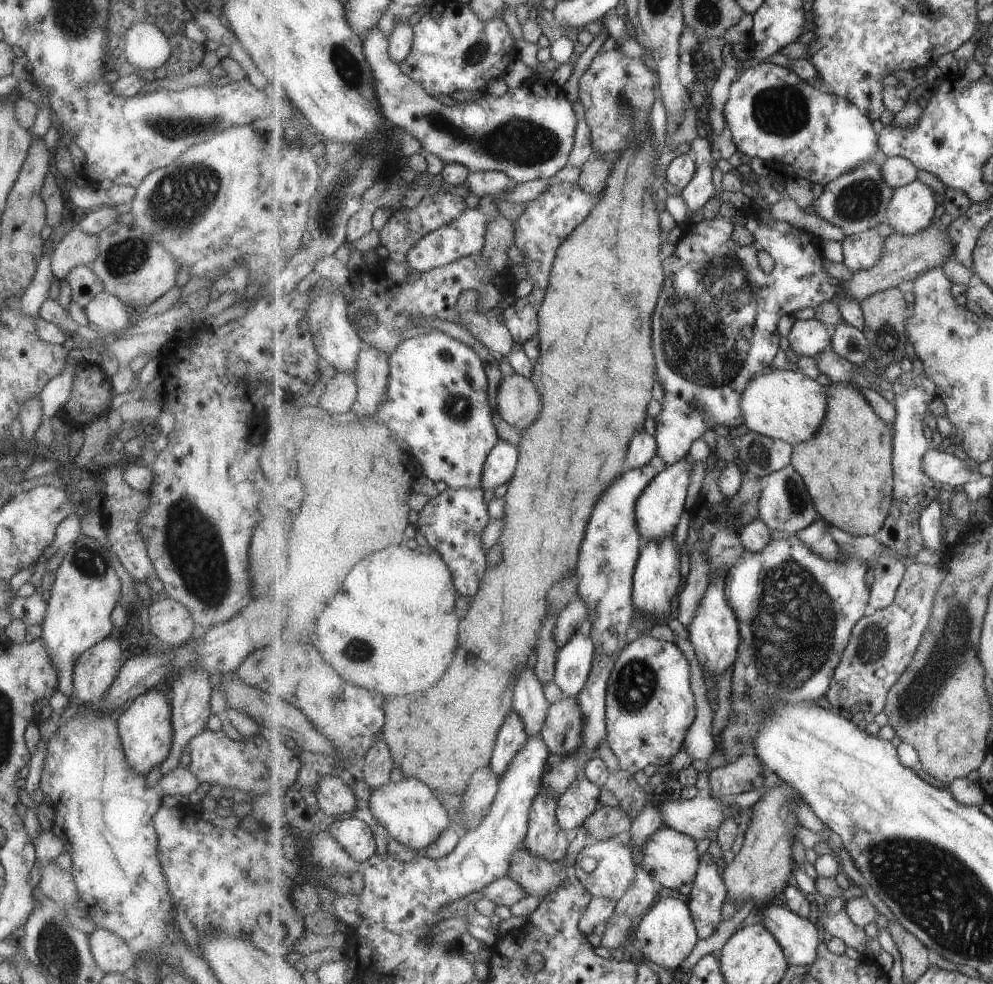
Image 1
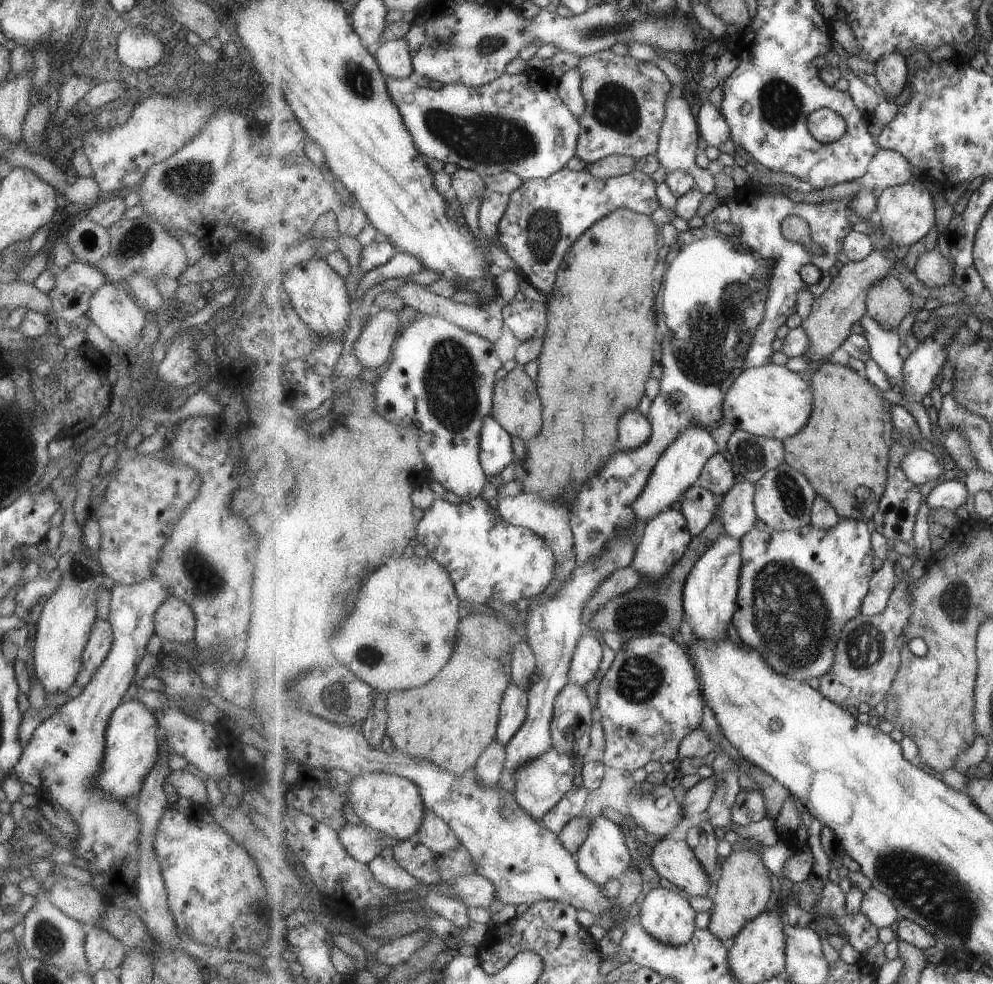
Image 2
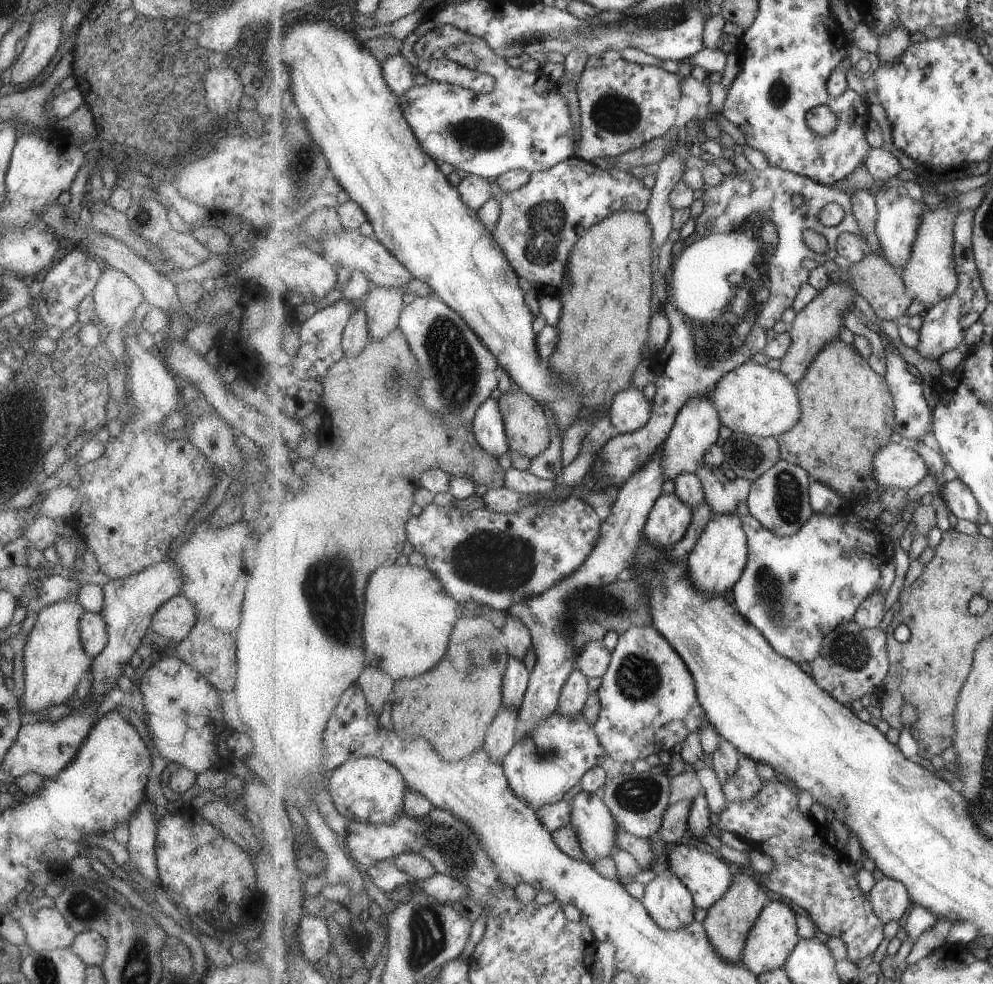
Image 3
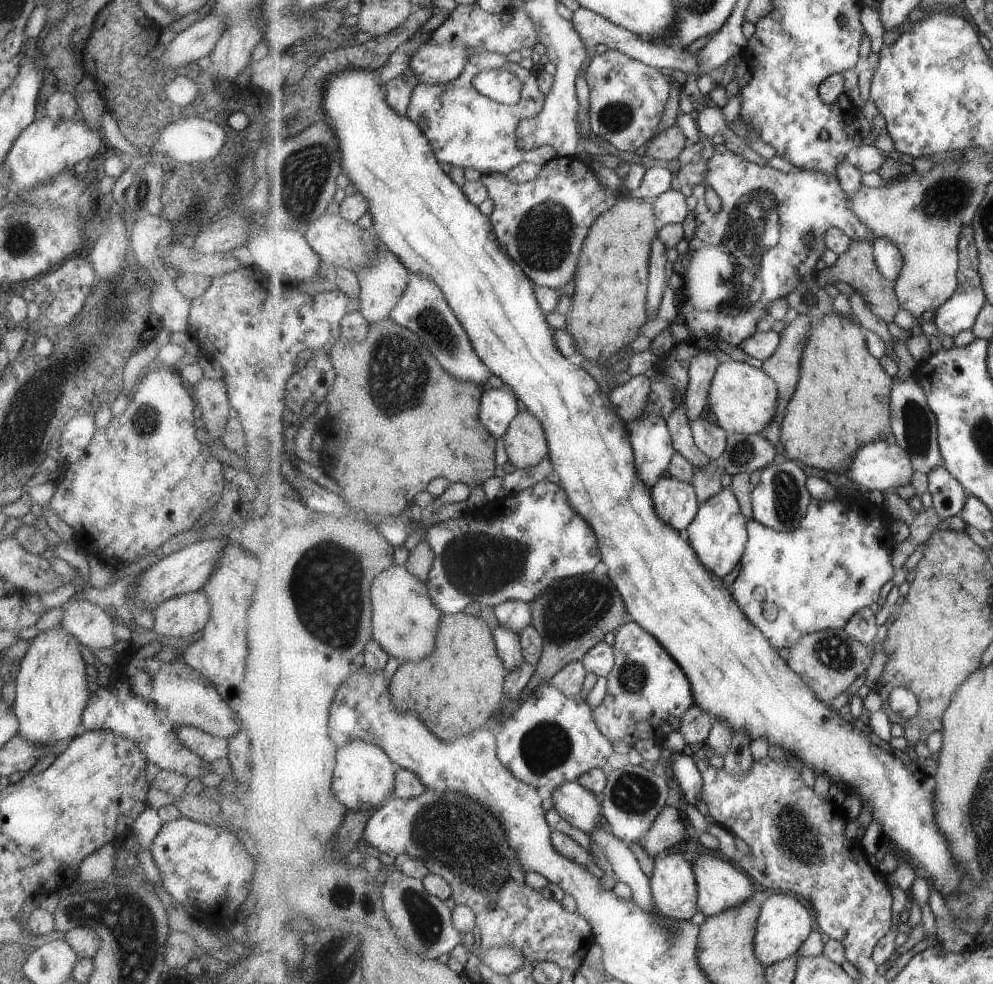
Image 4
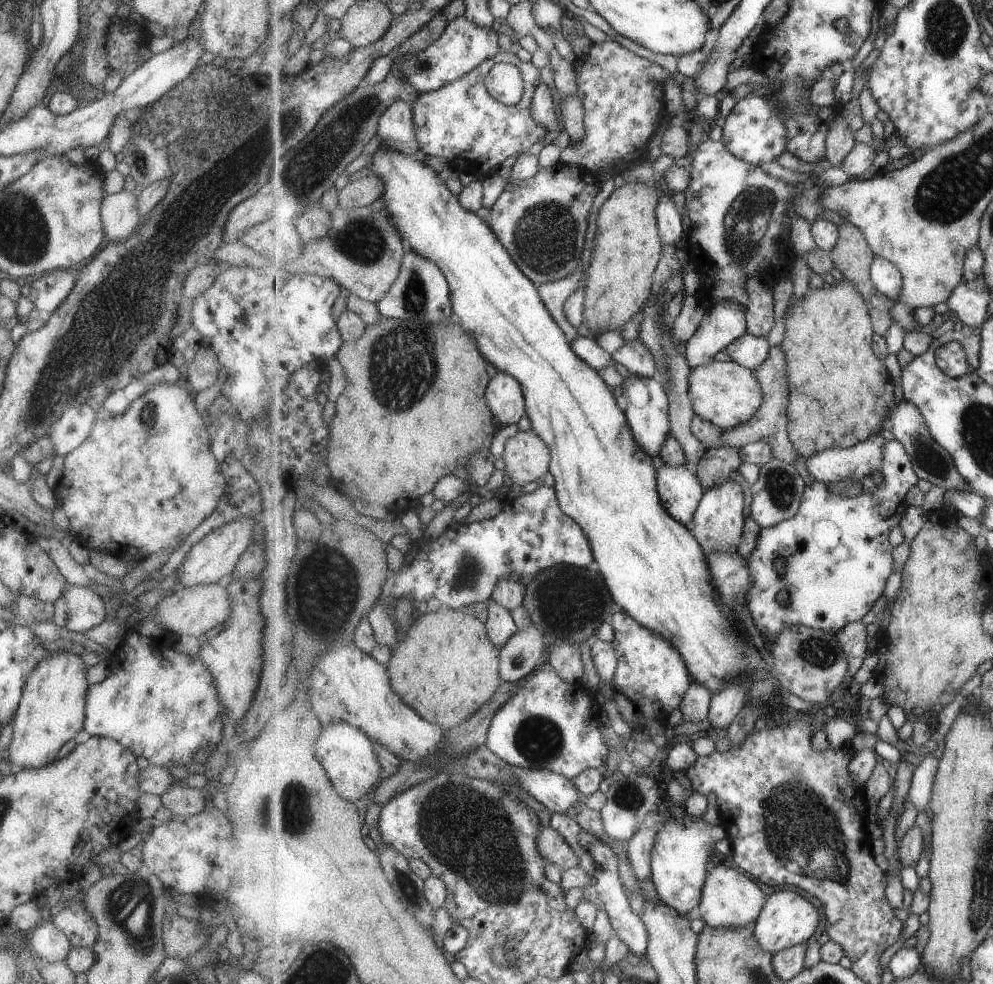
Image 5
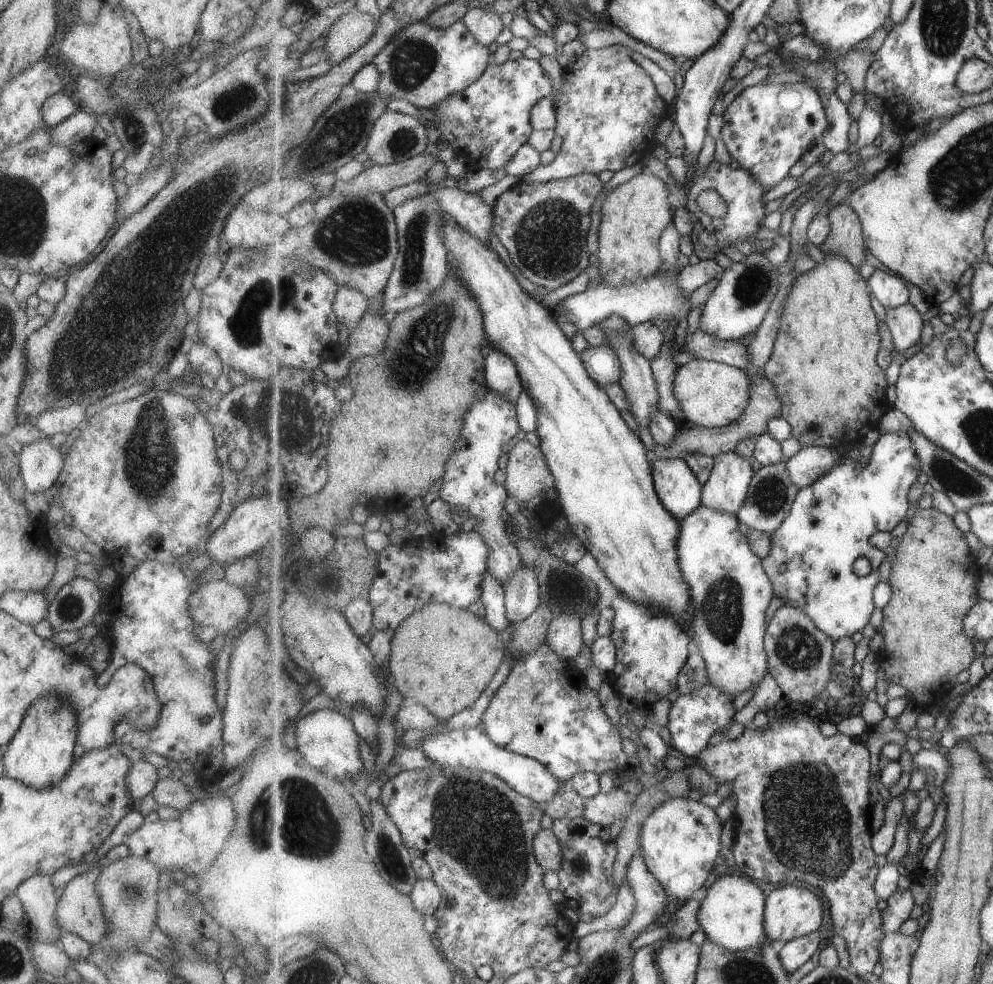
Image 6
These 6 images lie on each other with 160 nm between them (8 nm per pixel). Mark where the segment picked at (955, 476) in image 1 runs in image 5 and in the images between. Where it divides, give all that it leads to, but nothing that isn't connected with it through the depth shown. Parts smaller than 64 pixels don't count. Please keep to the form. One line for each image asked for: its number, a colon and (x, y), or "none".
2: (921, 466)
3: (897, 466)
4: (881, 465)
5: (862, 461)

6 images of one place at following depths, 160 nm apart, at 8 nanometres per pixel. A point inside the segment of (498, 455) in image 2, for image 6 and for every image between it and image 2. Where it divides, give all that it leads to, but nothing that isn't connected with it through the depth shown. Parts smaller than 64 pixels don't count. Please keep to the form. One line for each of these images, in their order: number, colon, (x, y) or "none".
3: (489, 426)
4: (499, 407)
5: (505, 396)
6: (502, 374)

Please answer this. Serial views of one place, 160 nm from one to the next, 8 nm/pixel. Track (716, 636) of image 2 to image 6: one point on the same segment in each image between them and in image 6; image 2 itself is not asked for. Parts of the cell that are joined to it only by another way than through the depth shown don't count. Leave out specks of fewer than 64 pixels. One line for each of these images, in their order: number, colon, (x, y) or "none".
3: (718, 561)
4: (719, 534)
5: (720, 521)
6: (729, 485)

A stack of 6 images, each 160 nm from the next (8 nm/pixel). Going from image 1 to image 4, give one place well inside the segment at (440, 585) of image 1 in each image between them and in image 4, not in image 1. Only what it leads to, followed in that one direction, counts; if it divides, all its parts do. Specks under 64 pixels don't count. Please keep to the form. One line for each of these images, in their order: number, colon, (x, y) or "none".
2: (401, 634)
3: (410, 615)
4: (406, 620)

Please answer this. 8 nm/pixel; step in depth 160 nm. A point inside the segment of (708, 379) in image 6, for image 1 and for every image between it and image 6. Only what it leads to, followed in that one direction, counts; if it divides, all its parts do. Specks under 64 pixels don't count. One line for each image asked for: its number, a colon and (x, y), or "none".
1: (787, 405)
2: (771, 401)
3: (754, 399)
4: (744, 399)
5: (727, 394)

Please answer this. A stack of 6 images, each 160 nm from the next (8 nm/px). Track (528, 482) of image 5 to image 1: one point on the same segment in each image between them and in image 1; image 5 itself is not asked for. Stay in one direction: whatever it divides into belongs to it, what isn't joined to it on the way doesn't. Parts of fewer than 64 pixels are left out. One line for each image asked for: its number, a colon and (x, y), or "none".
1: (519, 403)
2: (517, 407)
3: (527, 427)
4: (526, 443)

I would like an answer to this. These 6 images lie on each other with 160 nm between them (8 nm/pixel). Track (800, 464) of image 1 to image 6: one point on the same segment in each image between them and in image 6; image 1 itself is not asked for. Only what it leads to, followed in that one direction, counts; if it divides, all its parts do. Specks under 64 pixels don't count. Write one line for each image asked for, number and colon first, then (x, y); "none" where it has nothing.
2: (845, 450)
3: (849, 413)
4: (842, 403)
5: (840, 392)
6: (824, 365)

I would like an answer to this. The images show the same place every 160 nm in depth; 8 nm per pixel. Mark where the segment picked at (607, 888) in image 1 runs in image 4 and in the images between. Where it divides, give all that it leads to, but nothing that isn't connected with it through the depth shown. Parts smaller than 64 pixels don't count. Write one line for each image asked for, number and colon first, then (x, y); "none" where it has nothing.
2: (605, 855)
3: (591, 817)
4: (580, 806)

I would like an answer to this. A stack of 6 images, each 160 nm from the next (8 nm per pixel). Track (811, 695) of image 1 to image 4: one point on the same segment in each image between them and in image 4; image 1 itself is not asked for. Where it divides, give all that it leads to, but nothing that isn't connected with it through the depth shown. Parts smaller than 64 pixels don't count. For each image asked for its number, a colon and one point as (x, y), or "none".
2: (800, 587)
3: (796, 590)
4: (793, 583)

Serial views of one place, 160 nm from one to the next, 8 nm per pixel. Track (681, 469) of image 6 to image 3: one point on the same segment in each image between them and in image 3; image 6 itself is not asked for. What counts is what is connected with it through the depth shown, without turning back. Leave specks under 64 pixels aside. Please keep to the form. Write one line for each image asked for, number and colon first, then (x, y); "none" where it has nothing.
3: (671, 518)
4: (677, 503)
5: (681, 490)

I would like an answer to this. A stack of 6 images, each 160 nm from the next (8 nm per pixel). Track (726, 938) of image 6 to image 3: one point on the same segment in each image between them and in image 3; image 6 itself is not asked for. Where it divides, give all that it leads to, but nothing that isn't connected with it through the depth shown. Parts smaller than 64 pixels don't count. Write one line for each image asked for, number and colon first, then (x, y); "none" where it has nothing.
3: (709, 877)
4: (721, 886)
5: (730, 899)

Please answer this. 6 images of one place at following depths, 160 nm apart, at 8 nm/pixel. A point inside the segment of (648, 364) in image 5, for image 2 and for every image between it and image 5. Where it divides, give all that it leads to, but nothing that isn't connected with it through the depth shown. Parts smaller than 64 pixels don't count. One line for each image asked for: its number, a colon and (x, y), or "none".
2: (635, 429)
3: (632, 411)
4: (630, 398)

